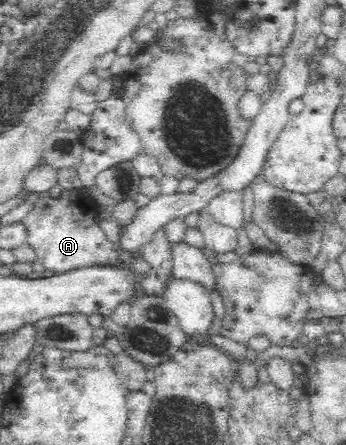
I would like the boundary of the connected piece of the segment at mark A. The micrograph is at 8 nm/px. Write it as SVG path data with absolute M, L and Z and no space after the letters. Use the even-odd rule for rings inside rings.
M56 187L56 190L43 192L33 203L33 208L19 221L25 227L25 243L33 249L35 258L46 270L56 273L85 268L88 266L113 265L119 251L113 248L101 227L95 222L97 202L86 191ZM45 202L52 204L48 213L39 209Z

